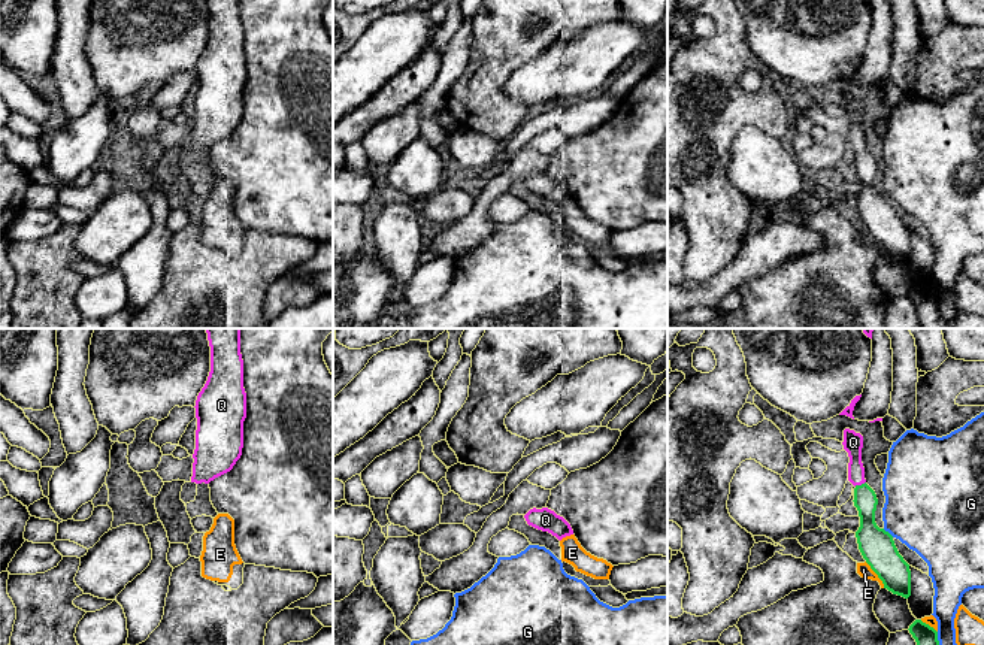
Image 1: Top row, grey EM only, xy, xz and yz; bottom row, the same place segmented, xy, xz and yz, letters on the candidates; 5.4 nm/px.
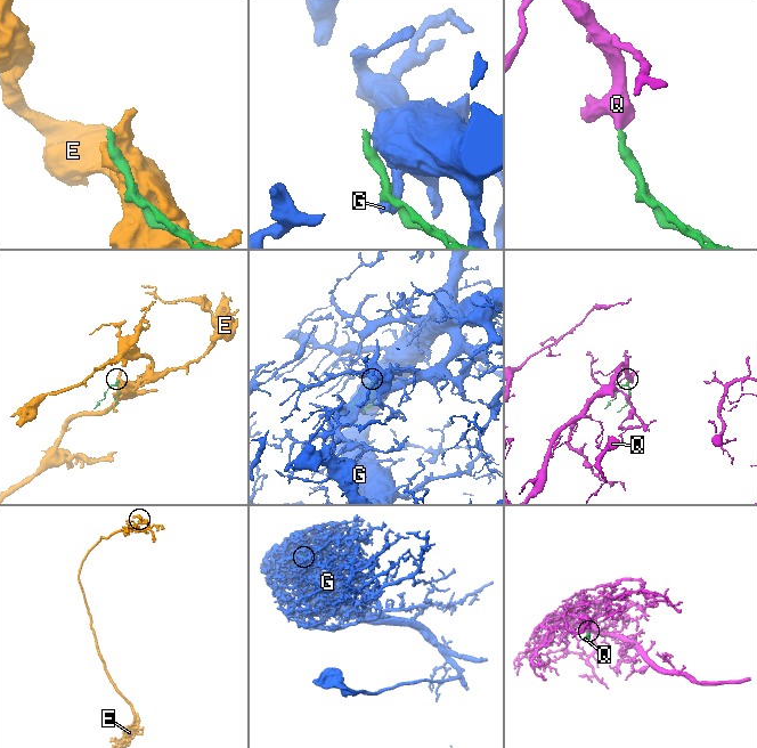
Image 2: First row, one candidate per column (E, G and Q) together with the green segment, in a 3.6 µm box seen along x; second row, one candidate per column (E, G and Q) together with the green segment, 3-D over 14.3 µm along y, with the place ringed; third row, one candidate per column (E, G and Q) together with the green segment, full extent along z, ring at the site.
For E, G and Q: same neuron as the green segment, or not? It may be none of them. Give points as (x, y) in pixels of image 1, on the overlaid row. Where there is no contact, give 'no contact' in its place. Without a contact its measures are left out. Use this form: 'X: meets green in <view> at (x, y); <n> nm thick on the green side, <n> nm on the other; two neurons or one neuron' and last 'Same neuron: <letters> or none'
E: meets green in yz at (877, 574); 190 nm thick on the green side, 80 nm on the other; two neurons
G: meets green in yz at (936, 638); 110 nm thick on the green side, 150 nm on the other; two neurons
Q: meets green in yz at (859, 485); 130 nm thick on the green side, 110 nm on the other; one neuron
Same neuron: Q

